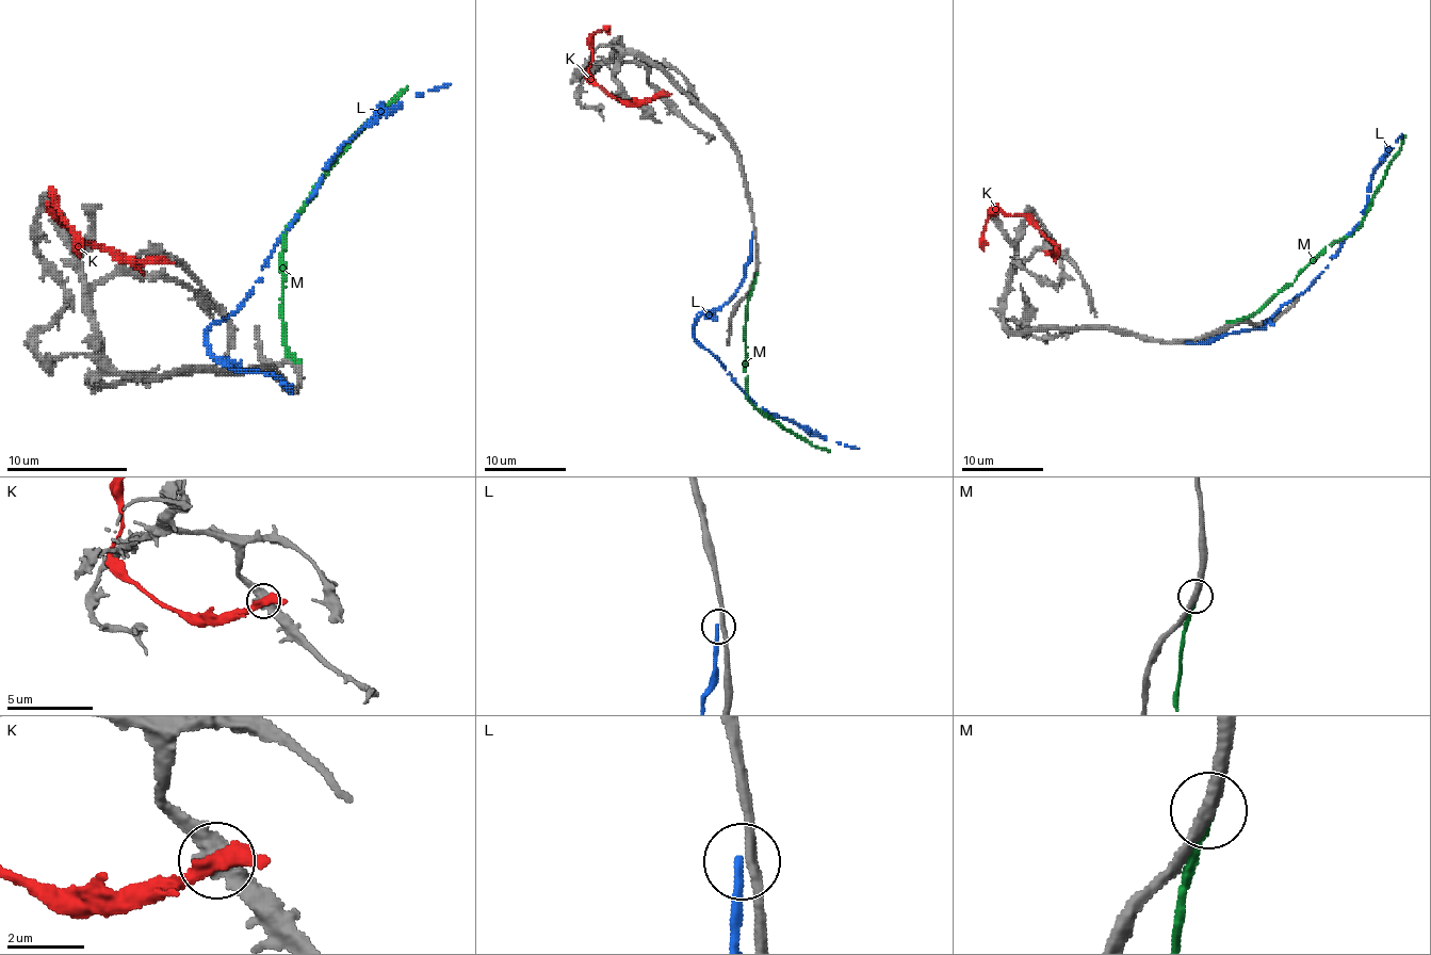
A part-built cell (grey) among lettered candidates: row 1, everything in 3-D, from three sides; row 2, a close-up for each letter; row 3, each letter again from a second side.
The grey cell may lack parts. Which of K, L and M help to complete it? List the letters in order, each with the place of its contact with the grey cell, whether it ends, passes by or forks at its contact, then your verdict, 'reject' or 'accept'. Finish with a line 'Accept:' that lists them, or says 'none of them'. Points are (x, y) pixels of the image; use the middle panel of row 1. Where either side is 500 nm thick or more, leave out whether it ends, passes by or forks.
K: meets grey at (660, 94); reject
L: meets grey at (752, 232); it ends there; reject
M: meets grey at (753, 284); it passes by; reject
Accept: none of them

